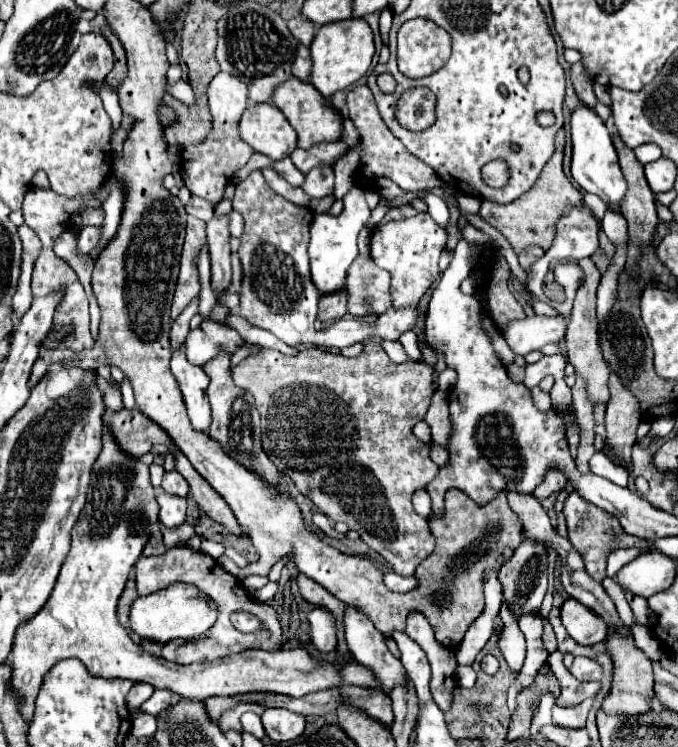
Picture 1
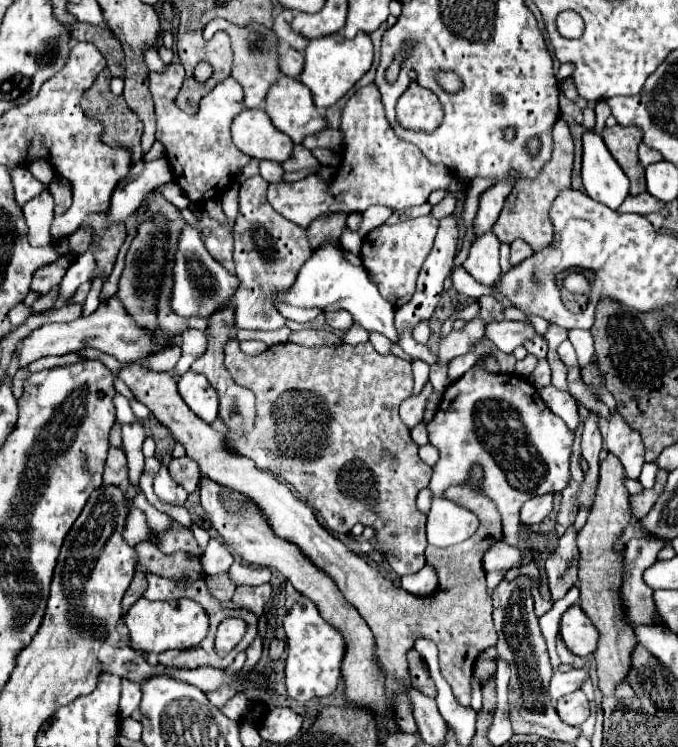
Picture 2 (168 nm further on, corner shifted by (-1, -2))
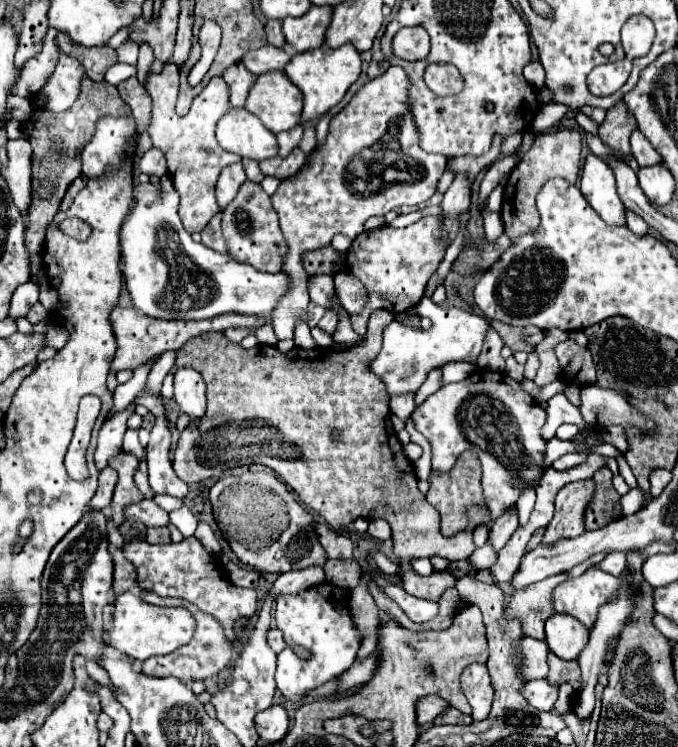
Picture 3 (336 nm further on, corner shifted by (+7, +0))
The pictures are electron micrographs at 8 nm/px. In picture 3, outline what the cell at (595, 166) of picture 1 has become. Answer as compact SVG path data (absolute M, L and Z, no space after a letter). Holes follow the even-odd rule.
M593 154L587 156L583 166L581 192L609 226L625 226L625 206L617 196L613 170Z

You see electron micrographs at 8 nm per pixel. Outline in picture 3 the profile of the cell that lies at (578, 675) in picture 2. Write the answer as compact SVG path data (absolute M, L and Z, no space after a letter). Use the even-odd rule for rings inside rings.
M533 680L523 686L523 698L527 698L529 706L533 706L535 710L543 710L543 712L553 710L557 694L559 690L551 686L547 680Z

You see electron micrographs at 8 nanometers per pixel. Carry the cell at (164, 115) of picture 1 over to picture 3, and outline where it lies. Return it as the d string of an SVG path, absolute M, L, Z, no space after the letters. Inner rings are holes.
M165 64L161 74L149 74L145 88L153 98L153 112L147 132L151 136L153 146L163 150L175 188L181 194L181 222L189 234L201 232L209 224L209 220L219 212L219 204L215 200L215 184L219 172L225 166L241 160L237 154L223 150L215 138L217 120L229 108L229 86L223 82L223 78L213 78L193 100L193 106L187 116L178 116L175 110L179 92L179 73L175 64Z

